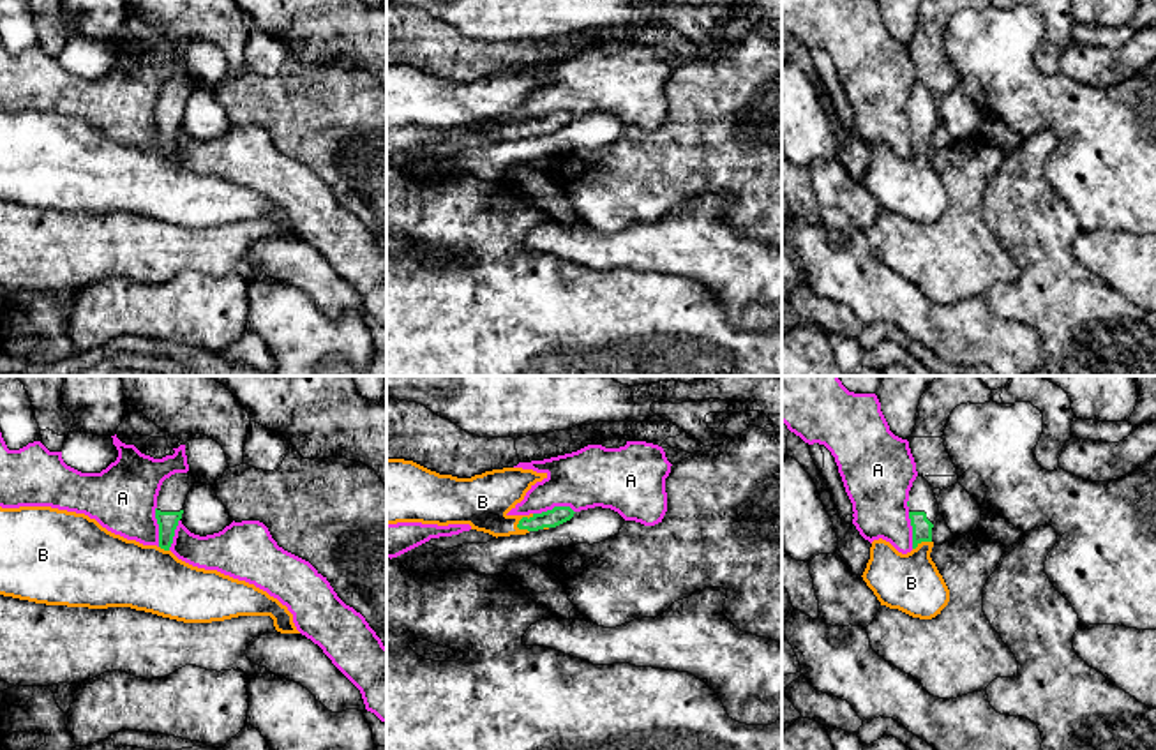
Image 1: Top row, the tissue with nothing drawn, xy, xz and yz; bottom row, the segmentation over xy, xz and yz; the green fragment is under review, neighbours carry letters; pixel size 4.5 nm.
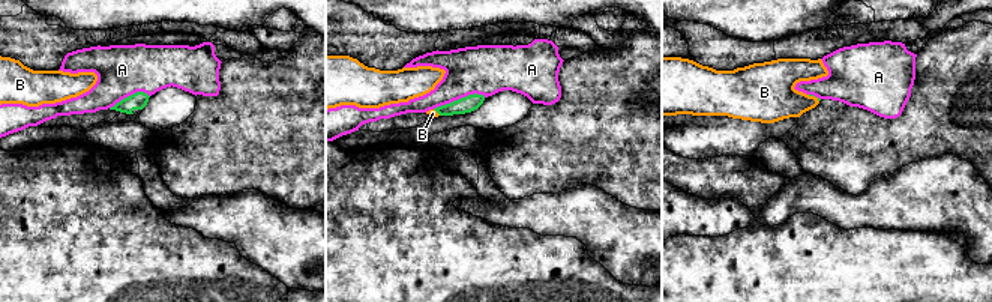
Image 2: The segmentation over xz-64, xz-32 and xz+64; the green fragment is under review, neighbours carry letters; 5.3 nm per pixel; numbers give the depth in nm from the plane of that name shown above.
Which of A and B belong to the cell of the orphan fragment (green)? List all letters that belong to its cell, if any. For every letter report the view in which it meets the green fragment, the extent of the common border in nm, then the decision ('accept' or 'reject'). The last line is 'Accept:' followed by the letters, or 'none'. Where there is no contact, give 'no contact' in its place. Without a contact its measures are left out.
A: xz | 190 nm | reject
B: xz | 110 nm | accept
Accept: B

